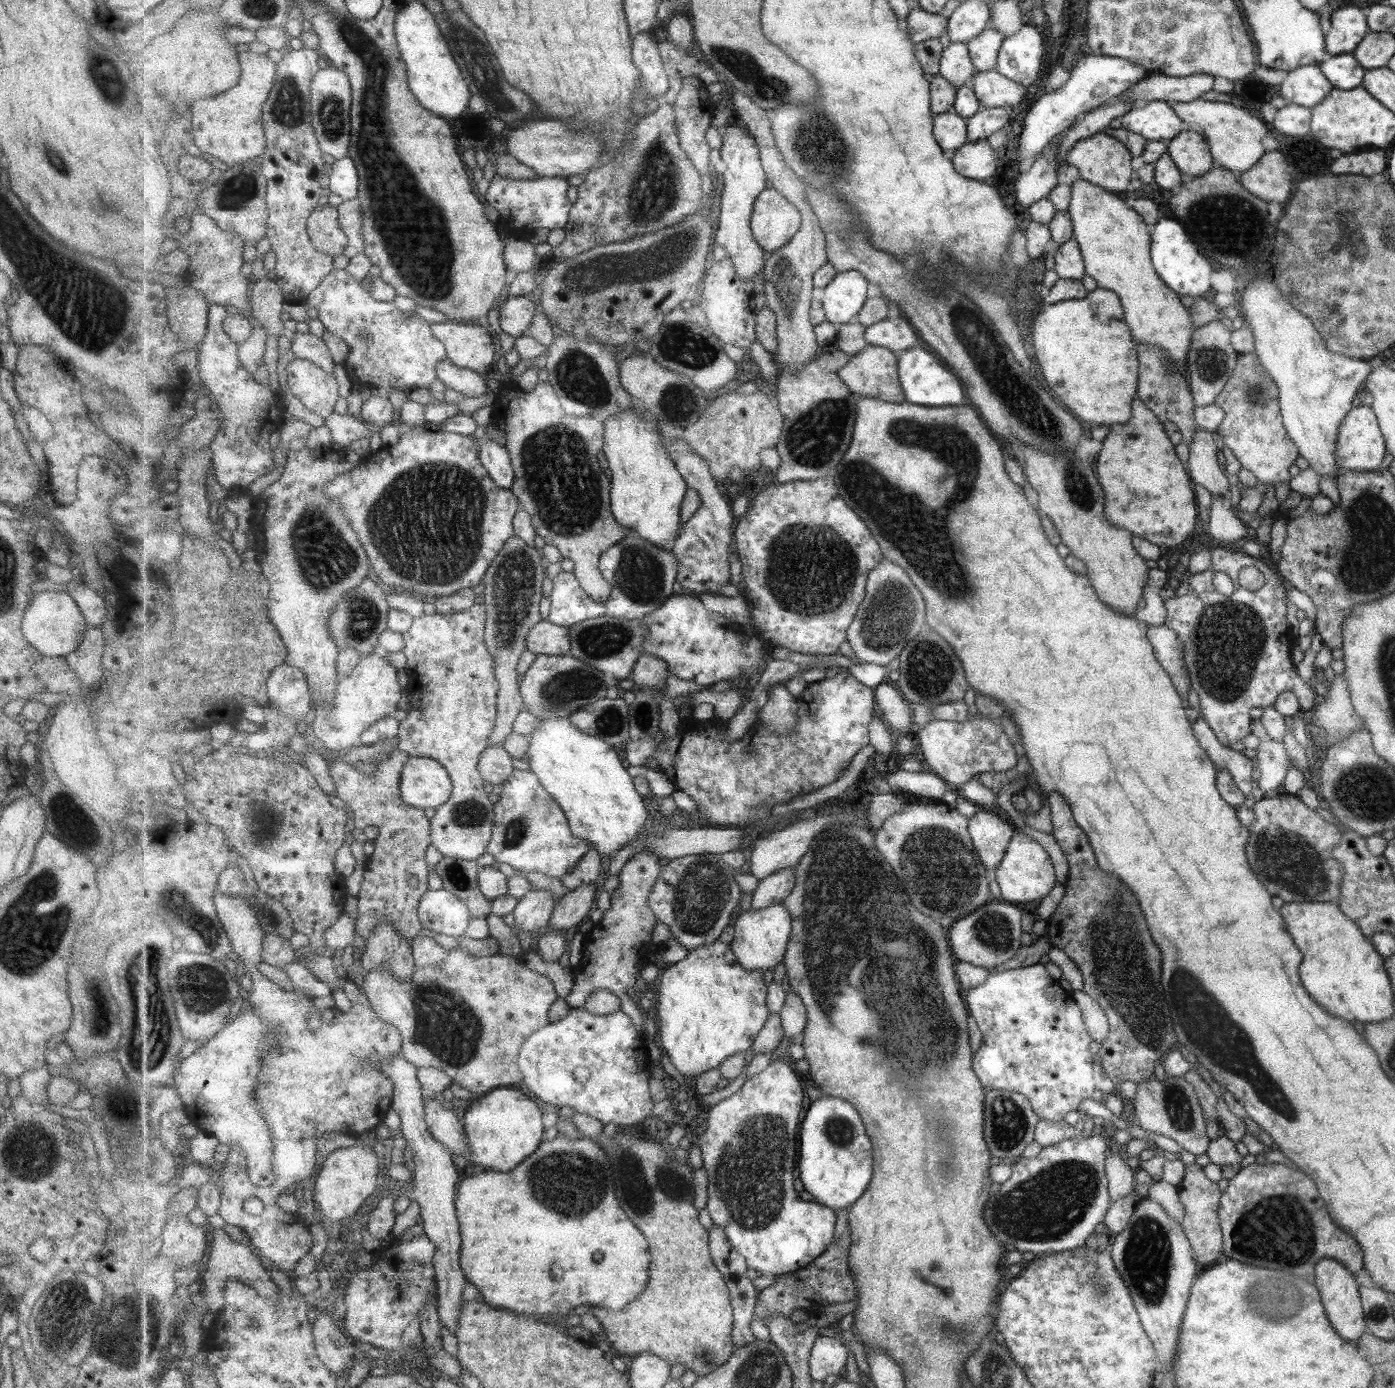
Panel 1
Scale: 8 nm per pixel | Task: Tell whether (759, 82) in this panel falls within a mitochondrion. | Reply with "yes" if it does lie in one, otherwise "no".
yes

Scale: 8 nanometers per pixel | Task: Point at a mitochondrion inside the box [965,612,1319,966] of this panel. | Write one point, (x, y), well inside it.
(992, 929)

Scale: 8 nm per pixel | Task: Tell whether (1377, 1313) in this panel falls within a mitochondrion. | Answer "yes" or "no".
yes

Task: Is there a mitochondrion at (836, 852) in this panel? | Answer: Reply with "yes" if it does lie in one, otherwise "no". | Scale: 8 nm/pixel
yes

